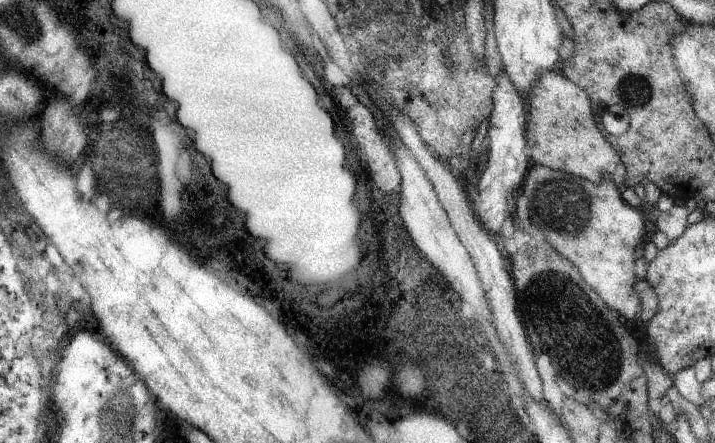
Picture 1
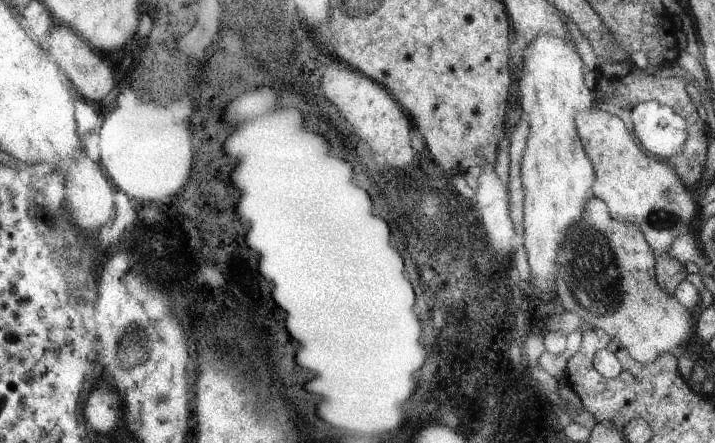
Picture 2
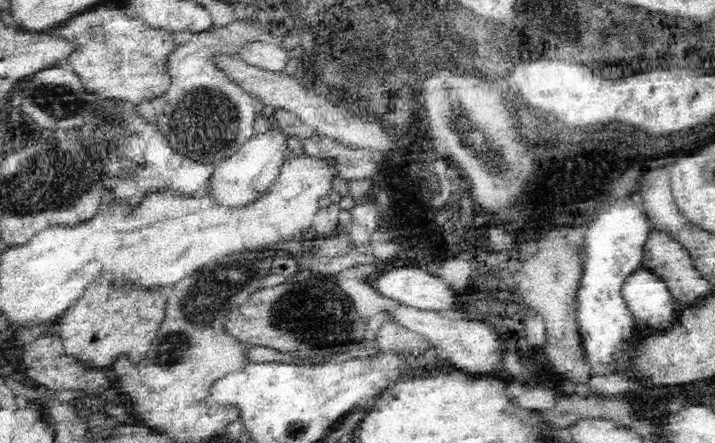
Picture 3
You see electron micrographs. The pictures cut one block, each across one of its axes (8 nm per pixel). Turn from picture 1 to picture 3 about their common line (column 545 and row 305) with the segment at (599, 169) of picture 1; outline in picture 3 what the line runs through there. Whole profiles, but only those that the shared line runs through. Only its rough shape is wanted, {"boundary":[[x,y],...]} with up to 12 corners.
{"boundary":[[90,286],[56,322],[86,368],[144,360],[166,316],[160,288]]}

